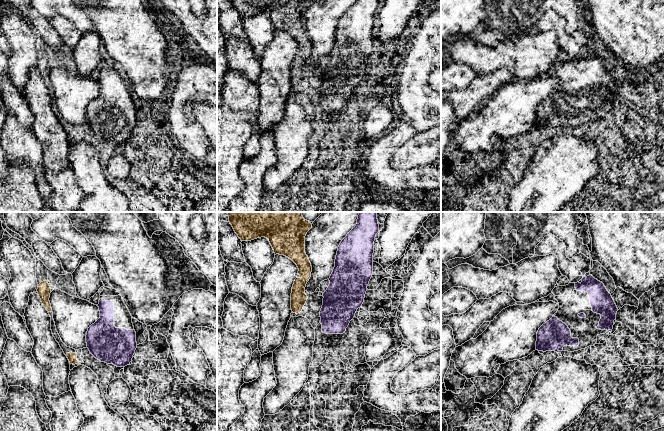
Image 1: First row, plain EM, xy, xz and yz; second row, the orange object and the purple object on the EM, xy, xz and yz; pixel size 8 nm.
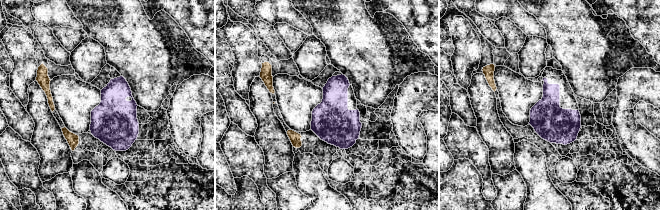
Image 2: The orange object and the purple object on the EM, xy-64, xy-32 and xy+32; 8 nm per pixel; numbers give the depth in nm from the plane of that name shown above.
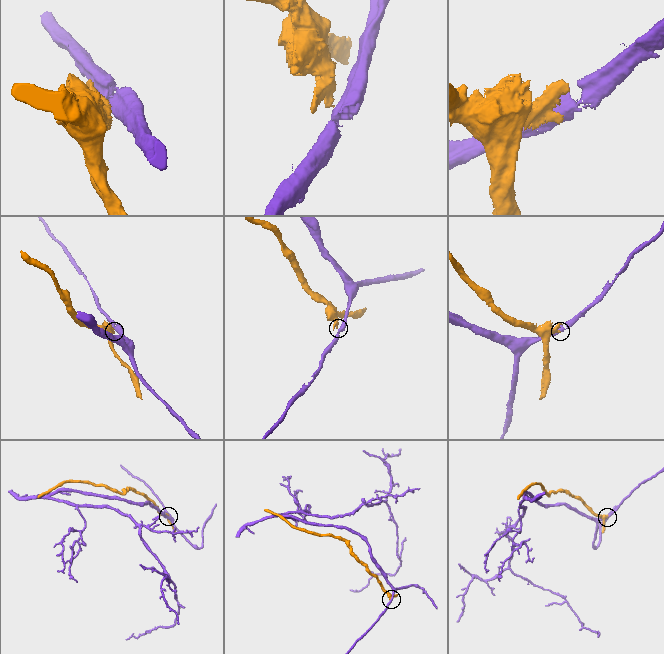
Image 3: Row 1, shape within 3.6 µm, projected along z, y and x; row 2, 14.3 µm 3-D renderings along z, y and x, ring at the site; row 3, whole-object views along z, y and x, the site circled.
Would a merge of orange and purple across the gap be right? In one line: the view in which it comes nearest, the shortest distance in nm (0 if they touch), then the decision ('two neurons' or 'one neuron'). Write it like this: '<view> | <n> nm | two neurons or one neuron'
xy | 100 nm | two neurons

